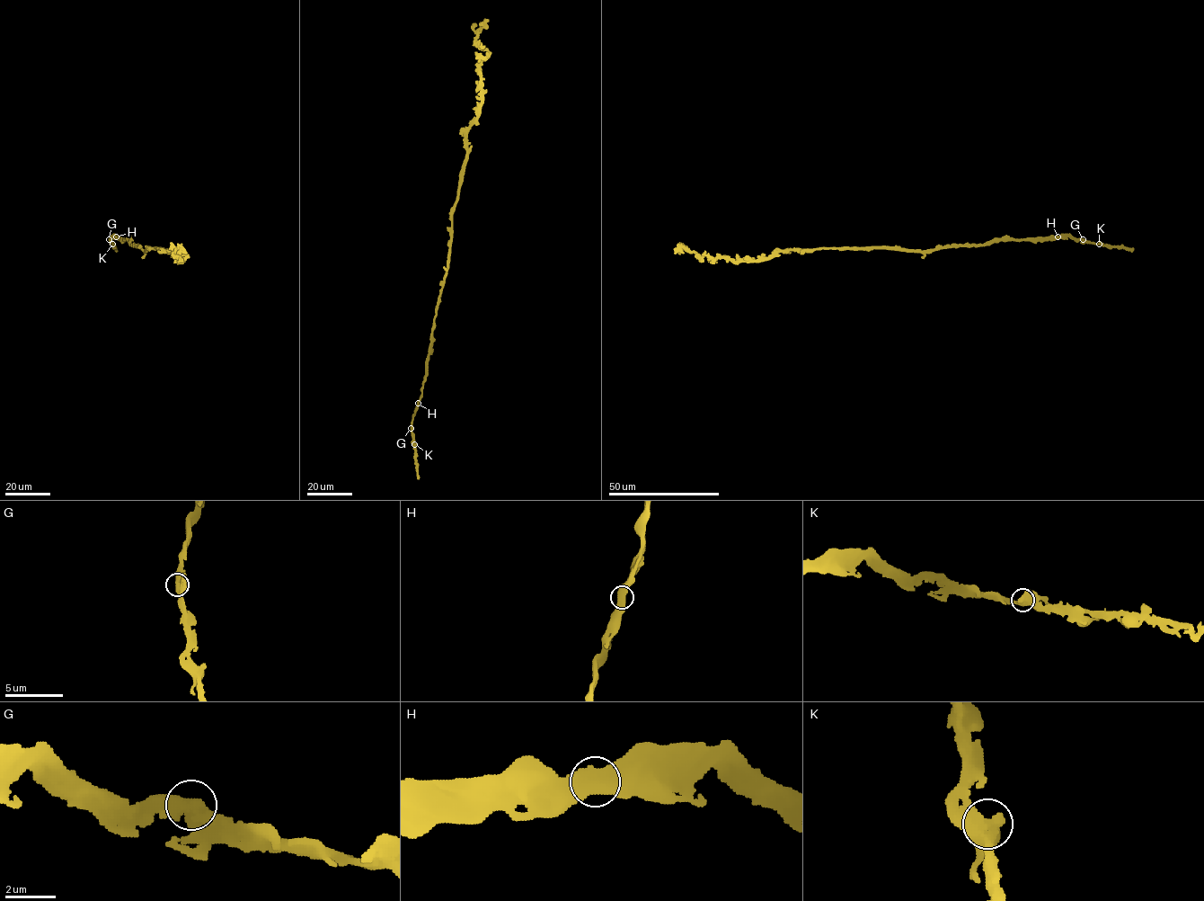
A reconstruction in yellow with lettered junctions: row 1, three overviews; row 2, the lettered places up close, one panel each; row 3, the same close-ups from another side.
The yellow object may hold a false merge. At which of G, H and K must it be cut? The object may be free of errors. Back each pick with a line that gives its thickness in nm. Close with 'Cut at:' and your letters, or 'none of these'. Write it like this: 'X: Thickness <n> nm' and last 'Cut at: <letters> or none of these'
Cut at: none of these

